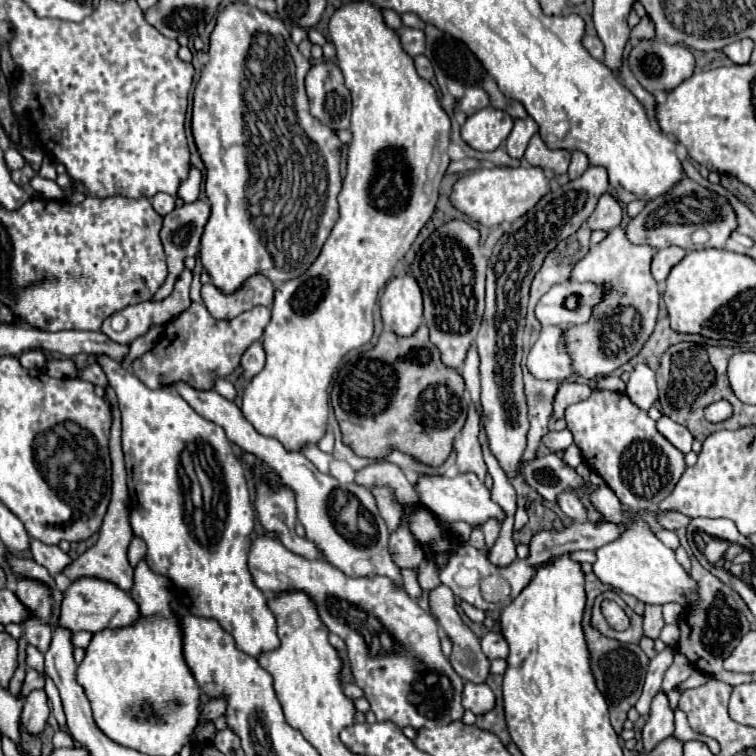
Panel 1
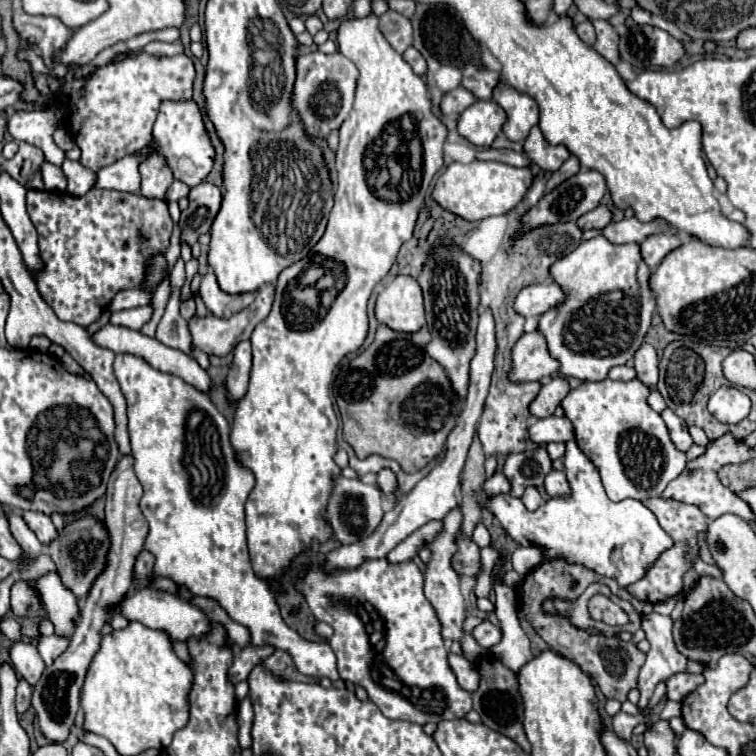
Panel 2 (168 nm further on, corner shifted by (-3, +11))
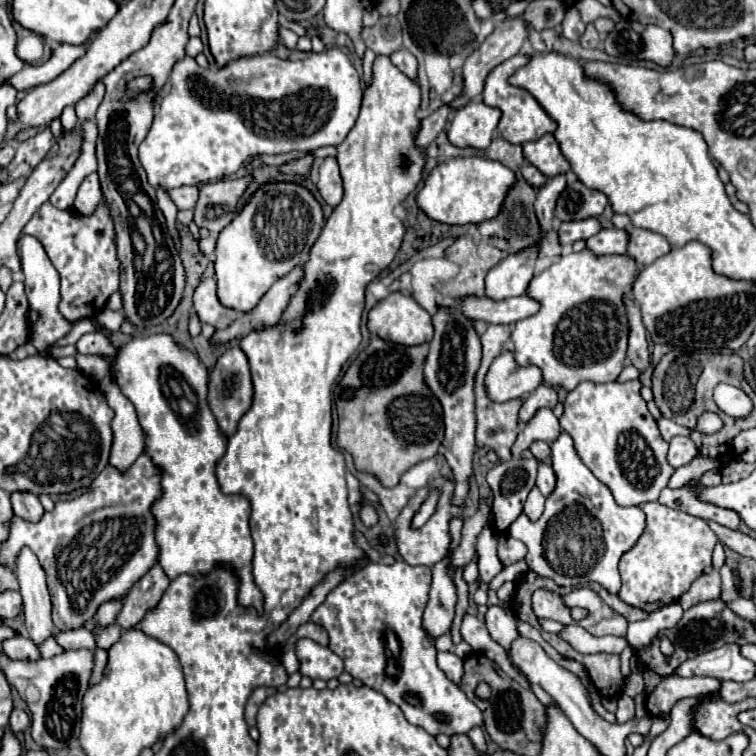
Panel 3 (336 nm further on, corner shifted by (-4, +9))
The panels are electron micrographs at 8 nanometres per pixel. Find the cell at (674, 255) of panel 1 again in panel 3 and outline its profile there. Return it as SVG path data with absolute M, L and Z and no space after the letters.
M630 227L628 255L632 259L636 259L636 263L640 263L642 267L648 267L658 257L666 255L670 249L672 247L670 247L668 239L664 239L660 233L638 229L638 227Z

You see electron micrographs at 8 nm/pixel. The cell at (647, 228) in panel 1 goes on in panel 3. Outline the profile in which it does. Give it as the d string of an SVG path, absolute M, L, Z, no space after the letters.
M602 229L598 235L586 241L586 247L592 249L596 255L612 255L612 253L626 253L628 241L630 235L626 229Z

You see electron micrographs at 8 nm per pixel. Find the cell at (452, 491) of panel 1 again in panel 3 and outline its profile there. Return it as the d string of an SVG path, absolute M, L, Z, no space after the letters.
M562 433L560 439L552 443L552 467L556 471L556 489L546 499L546 509L540 519L530 521L526 513L520 513L520 517L508 527L508 535L514 539L520 539L528 547L526 563L532 571L536 571L542 577L554 579L558 585L566 587L578 587L578 583L600 583L610 593L620 591L620 573L618 573L618 561L620 557L630 551L636 541L642 537L646 527L646 517L640 507L620 507L614 503L614 497L606 485L602 485L594 473L582 463L574 449L574 441L568 433Z

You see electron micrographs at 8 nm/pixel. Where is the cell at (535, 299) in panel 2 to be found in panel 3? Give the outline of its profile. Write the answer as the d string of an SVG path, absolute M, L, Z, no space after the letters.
M528 293L510 297L510 299L504 299L498 303L488 297L482 297L482 299L466 297L466 299L462 299L460 309L472 321L482 319L488 325L494 325L494 323L516 323L530 315L536 315L540 311L540 303L536 299L532 299Z

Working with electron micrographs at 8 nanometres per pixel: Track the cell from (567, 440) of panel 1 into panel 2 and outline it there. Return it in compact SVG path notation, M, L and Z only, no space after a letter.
M545 417L545 419L537 419L531 427L529 427L529 439L537 445L547 445L547 443L565 443L569 439L573 439L573 429L571 429L571 421L567 417Z

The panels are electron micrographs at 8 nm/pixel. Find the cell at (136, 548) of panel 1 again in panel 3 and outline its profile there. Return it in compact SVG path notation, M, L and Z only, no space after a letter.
M156 563L144 577L140 577L132 585L130 593L124 599L124 607L116 619L116 625L120 629L132 629L134 625L138 625L144 619L146 611L162 599L164 587L168 587L168 583L170 579L164 575L162 567Z

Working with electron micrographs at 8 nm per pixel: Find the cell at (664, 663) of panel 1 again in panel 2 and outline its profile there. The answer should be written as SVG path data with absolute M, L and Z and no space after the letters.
M651 613L651 615L643 615L641 621L641 629L645 631L645 639L649 641L651 649L647 653L647 659L641 667L639 673L639 691L641 691L641 699L639 699L639 709L645 709L649 699L653 697L653 691L657 687L657 683L669 679L675 673L687 671L687 657L683 657L673 643L673 619L659 615L659 613Z

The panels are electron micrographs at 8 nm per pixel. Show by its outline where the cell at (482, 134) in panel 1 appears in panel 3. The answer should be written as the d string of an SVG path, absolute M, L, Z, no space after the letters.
M470 101L454 113L452 123L448 125L448 139L456 147L486 149L492 143L500 117L500 109L482 101Z

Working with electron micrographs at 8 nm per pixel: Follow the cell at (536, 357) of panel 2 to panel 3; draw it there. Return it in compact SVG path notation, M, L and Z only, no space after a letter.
M502 353L486 375L488 397L496 403L524 397L542 383L542 371L536 365L520 367L514 359L514 353Z

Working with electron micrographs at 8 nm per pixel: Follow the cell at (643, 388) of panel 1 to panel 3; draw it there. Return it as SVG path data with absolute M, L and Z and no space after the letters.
M624 297L624 303L628 307L628 317L630 317L630 339L628 339L628 359L632 365L644 373L650 367L650 351L648 351L648 341L646 341L646 327L640 317L638 305L632 301L632 297Z

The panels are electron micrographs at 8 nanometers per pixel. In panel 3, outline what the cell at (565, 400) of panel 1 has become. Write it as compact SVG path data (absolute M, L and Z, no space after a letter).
M542 383L534 393L530 393L526 397L526 401L524 401L522 409L520 409L520 421L528 423L538 409L542 409L542 407L554 409L556 405L558 405L558 393L556 393L556 389Z

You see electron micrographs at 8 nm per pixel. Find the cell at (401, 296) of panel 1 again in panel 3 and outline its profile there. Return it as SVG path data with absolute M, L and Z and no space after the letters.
M392 291L368 313L368 329L386 341L420 345L432 339L430 313L410 293Z

